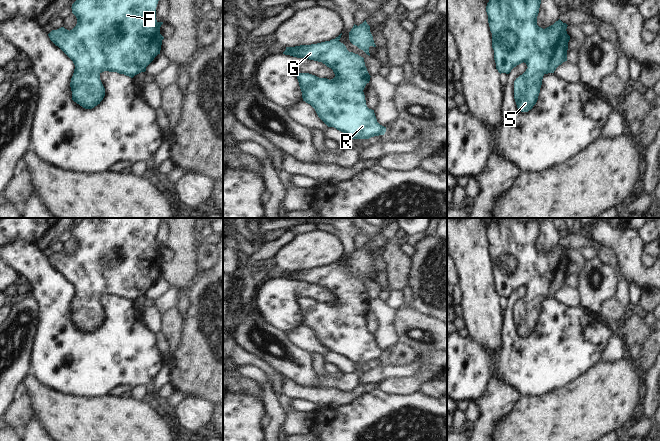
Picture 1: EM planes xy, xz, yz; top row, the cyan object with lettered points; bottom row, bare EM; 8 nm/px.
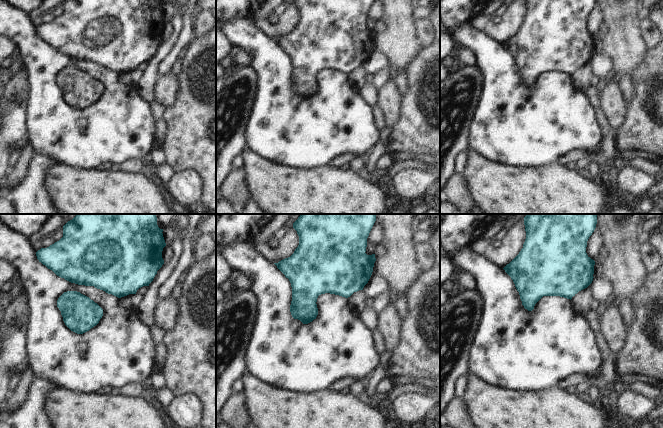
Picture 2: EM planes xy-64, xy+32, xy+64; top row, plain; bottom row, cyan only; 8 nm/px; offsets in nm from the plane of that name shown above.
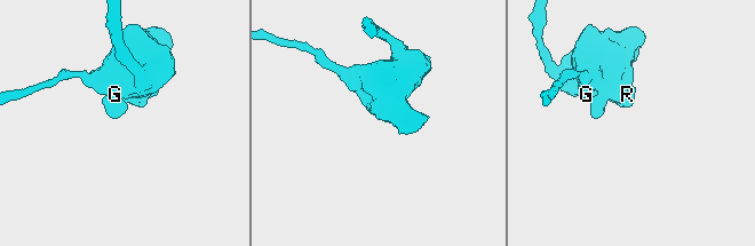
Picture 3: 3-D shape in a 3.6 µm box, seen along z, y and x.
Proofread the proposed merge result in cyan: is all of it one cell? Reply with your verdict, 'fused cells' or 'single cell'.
single cell

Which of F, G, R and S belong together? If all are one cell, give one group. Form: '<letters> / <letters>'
F G R S

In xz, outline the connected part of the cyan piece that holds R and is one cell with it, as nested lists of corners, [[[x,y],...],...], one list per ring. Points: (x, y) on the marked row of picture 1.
[[[342,33],[335,39],[317,44],[286,47],[283,54],[322,62],[333,70],[335,77],[331,80],[309,73],[299,73],[297,76],[303,101],[315,109],[318,117],[328,127],[334,127],[352,139],[369,139],[384,135],[386,127],[377,122],[374,110],[366,105],[363,90],[371,76],[365,66],[364,58],[349,52],[346,46],[339,41],[341,35]]]

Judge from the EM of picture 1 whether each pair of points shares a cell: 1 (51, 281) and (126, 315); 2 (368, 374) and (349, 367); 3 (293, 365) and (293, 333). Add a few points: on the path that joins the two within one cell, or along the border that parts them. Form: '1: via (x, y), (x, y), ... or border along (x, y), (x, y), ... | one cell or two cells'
1: via (54, 307), (54, 314), (78, 338), (100, 338) | one cell
2: border along (362, 370), (358, 374) | two cells
3: border along (282, 331), (292, 343), (310, 353) | two cells

